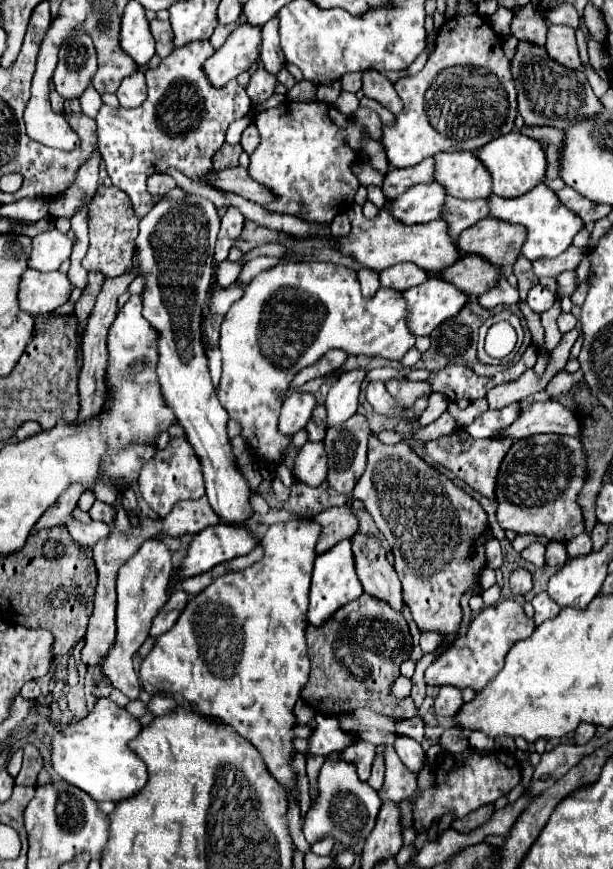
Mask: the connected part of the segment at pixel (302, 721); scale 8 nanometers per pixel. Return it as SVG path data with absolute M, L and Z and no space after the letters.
M299 699L294 707L294 715L300 725L305 725L314 718L315 711L304 700Z

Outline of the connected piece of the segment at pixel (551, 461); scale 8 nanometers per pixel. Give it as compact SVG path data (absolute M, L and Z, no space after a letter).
M532 435L506 453L496 485L498 523L520 535L546 535L550 541L570 541L584 531L578 495L588 479L588 455L578 437Z

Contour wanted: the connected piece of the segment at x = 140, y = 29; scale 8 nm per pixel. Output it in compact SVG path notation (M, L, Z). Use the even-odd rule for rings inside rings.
M130 1L124 11L120 27L120 45L140 67L144 67L156 53L156 39L150 33L146 9L140 7L140 3L136 1Z

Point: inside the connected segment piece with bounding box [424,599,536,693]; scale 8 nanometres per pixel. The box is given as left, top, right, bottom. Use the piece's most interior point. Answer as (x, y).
(474, 659)

